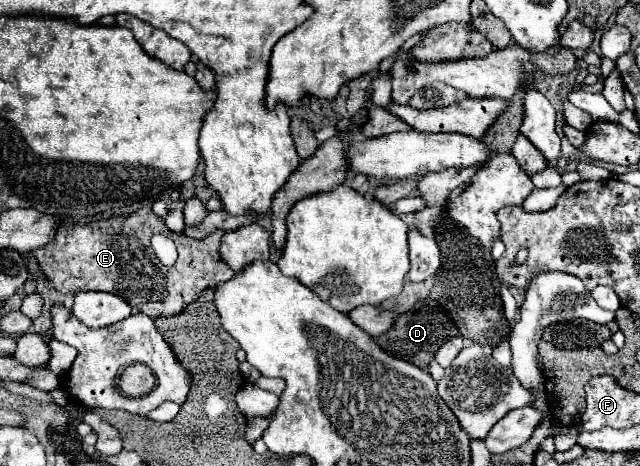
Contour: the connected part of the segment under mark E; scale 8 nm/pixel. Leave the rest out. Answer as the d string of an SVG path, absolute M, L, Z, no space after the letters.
M144 206L140 210L136 210L134 214L128 216L118 216L112 220L100 220L100 222L92 222L90 224L64 224L62 232L58 232L58 236L46 244L46 250L34 250L34 258L38 260L38 266L42 268L42 274L46 276L46 282L62 292L62 294L76 294L76 292L88 292L88 290L100 290L100 292L110 292L116 294L120 298L124 298L132 308L148 314L152 320L158 316L176 316L182 312L182 308L186 308L190 302L194 302L206 288L214 288L218 282L226 282L230 278L234 278L232 268L228 268L226 264L222 264L220 260L220 240L224 236L222 230L216 230L214 234L210 234L204 240L194 240L188 238L186 234L172 234L172 240L178 248L178 260L174 266L162 266L158 258L154 258L154 252L150 248L150 238L154 234L170 234L170 230L166 228L164 220L158 218L150 206Z

